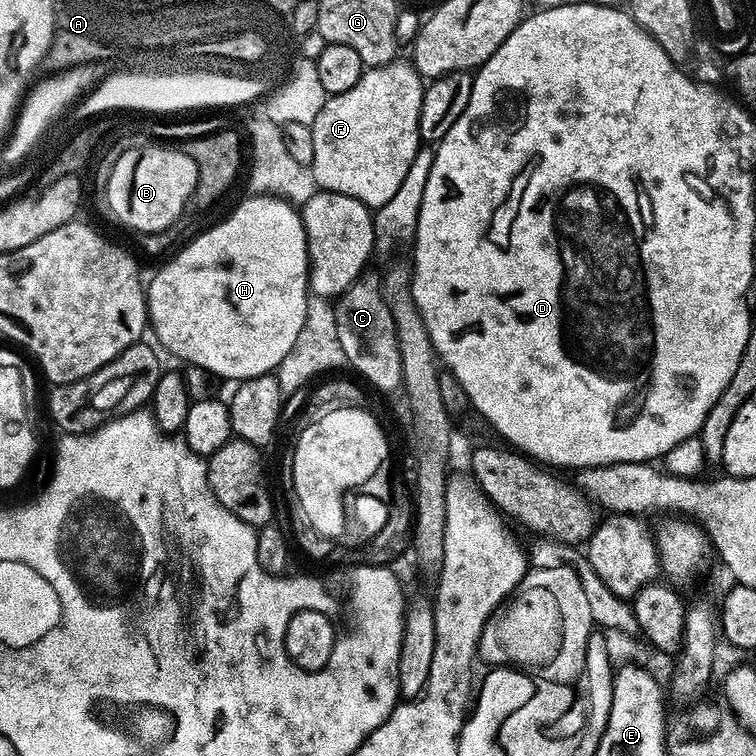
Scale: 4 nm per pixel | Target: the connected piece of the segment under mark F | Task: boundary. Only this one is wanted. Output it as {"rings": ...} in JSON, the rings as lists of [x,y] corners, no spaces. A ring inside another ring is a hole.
{"rings":[[[393,62],[369,68],[350,90],[328,96],[311,129],[314,162],[311,174],[317,189],[346,194],[377,210],[398,191],[419,151],[420,115],[425,81],[411,63]]]}

